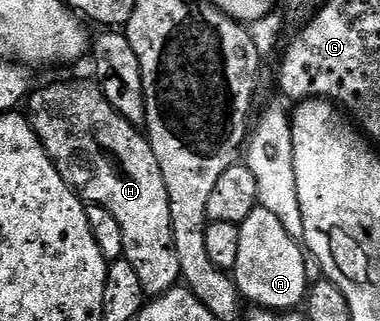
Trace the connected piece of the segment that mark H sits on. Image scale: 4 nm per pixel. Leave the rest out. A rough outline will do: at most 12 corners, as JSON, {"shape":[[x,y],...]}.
{"shape":[[96,85],[30,93],[81,201],[123,232],[150,299],[182,281],[148,137]]}

